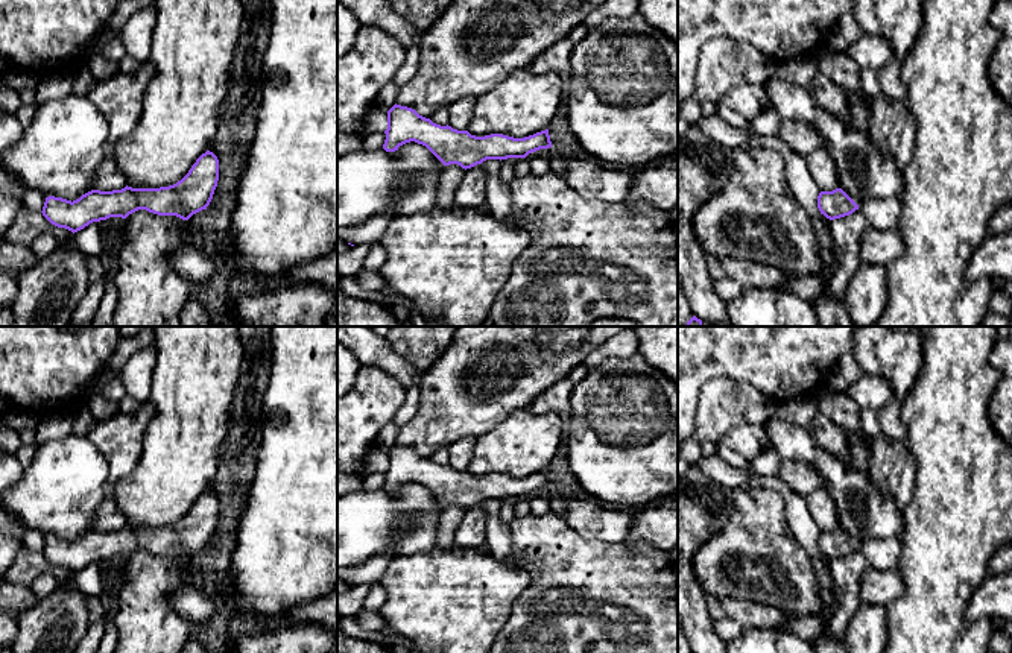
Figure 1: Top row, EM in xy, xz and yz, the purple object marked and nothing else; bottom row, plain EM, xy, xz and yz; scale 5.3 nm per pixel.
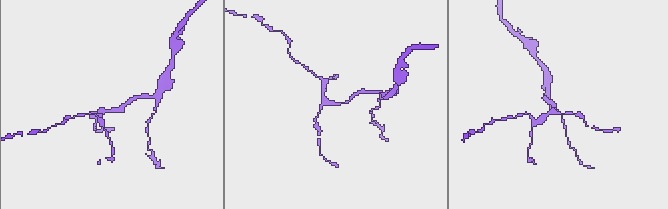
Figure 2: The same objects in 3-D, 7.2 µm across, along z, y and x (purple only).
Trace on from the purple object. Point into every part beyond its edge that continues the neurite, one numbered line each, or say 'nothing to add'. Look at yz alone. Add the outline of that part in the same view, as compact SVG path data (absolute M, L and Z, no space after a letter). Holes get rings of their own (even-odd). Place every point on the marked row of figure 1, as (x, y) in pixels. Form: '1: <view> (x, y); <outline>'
nothing to add

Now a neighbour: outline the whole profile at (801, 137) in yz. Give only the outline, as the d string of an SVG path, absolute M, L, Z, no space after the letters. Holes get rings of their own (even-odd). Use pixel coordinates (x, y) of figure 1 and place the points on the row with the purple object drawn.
M783 120L778 137L802 156L824 144L819 132L805 121Z

